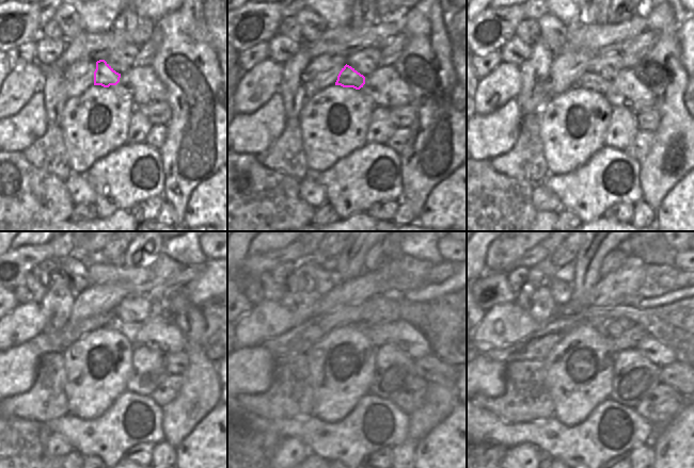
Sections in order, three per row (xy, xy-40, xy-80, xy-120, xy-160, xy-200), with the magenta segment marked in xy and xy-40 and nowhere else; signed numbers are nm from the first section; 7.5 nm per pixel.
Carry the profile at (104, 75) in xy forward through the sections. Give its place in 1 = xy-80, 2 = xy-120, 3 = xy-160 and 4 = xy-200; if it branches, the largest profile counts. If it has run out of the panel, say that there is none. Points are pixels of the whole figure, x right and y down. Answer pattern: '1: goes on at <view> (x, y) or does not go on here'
1: goes on at xy-80 (588, 80)
2: goes on at xy-120 (129, 329)
3: goes on at xy-160 (379, 335)
4: goes on at xy-200 (628, 340)

